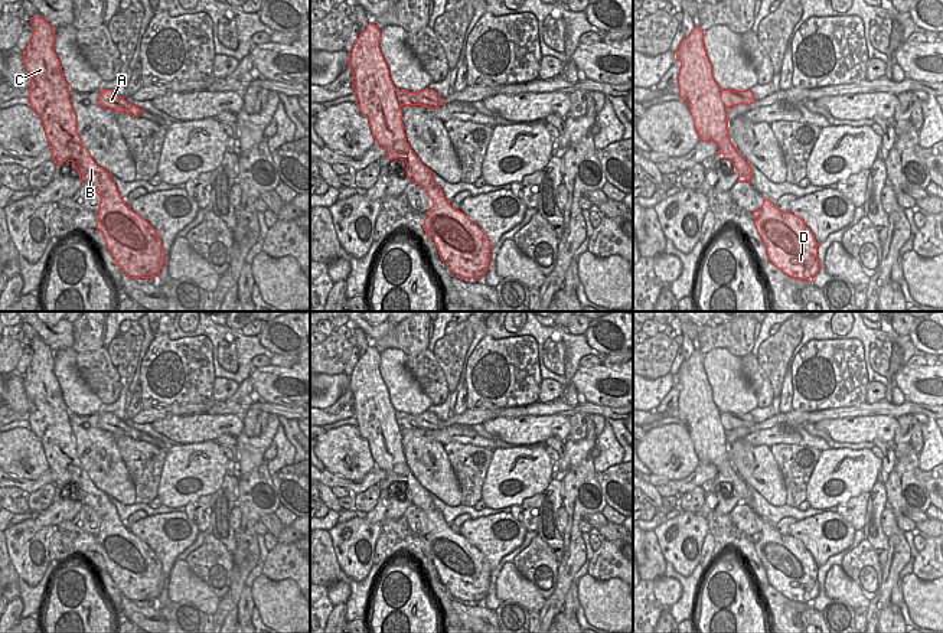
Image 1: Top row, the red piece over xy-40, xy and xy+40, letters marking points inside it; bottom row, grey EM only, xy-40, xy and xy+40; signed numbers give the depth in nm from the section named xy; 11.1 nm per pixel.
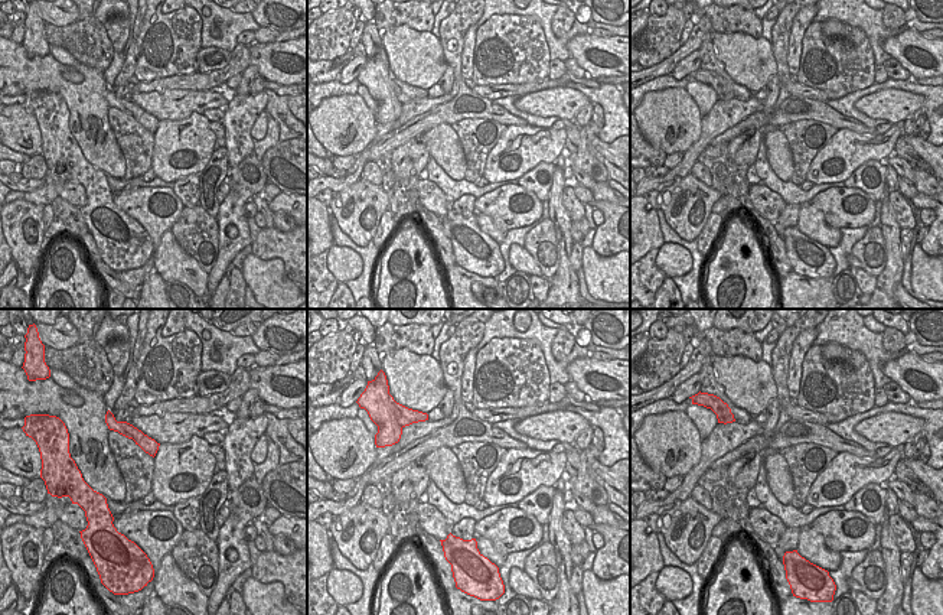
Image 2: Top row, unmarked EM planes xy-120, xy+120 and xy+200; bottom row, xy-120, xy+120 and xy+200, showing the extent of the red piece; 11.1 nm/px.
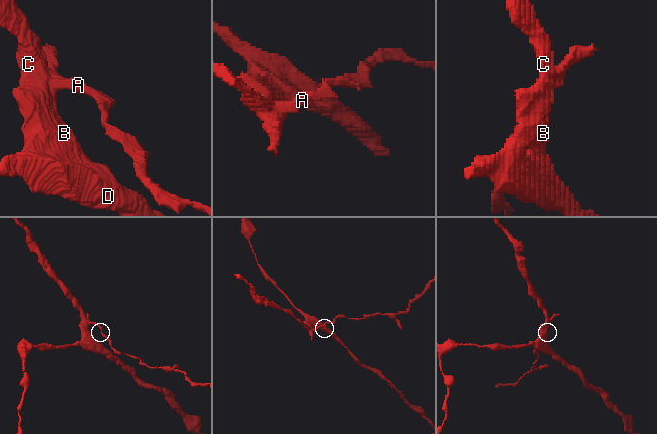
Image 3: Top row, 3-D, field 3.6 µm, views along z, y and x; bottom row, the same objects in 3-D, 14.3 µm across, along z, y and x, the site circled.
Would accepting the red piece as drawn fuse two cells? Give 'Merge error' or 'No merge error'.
Merge error

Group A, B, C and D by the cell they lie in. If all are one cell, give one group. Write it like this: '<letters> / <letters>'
A / B C D

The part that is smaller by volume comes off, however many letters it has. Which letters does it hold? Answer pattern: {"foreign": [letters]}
{"foreign": ["A"]}

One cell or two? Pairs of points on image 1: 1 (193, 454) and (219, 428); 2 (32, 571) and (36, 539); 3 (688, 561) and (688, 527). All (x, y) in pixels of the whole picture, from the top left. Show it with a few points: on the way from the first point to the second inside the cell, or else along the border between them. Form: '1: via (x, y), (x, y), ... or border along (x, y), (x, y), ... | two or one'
1: border along (214, 440), (183, 444) | two
2: via (32, 564), (32, 547) | one
3: via (682, 552), (681, 538), (684, 535) | one

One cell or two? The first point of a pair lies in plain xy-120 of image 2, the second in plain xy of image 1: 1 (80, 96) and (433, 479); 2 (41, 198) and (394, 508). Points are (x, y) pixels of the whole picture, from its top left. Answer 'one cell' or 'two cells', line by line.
1: one cell
2: one cell

